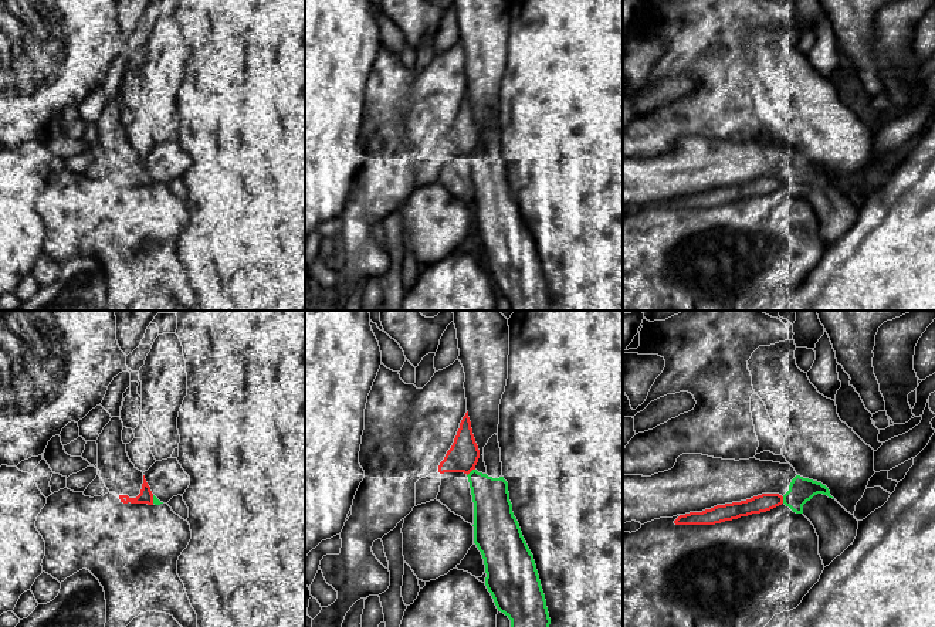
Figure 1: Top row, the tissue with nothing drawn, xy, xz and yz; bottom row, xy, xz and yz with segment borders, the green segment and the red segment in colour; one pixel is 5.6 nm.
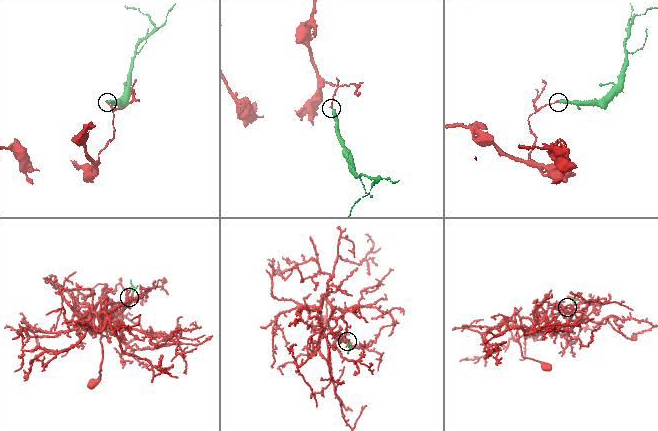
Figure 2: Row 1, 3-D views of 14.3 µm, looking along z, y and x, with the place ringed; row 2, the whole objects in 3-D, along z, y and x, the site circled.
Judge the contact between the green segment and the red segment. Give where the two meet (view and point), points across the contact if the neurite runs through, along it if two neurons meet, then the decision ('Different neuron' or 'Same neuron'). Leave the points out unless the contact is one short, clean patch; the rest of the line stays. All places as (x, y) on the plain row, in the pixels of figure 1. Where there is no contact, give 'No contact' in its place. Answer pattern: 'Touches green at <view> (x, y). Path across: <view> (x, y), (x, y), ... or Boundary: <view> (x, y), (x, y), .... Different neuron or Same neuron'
Touches green at xz (470, 155). Different neuron

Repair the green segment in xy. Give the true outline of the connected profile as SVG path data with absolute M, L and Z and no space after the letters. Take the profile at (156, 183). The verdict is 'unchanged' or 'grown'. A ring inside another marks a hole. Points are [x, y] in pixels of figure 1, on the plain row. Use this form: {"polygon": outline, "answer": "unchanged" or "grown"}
{"polygon": "M177 140L156 143L143 157L155 187L167 186L173 179L183 177L190 167L190 159Z", "answer": "grown"}

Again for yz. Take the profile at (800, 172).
{"polygon": "M682 136L668 153L651 159L623 156L623 206L636 203L644 207L654 201L702 194L717 187L741 184L762 176L782 177L783 186L796 196L803 196L803 187L817 176L833 180L826 167L797 157L790 146Z", "answer": "grown"}

